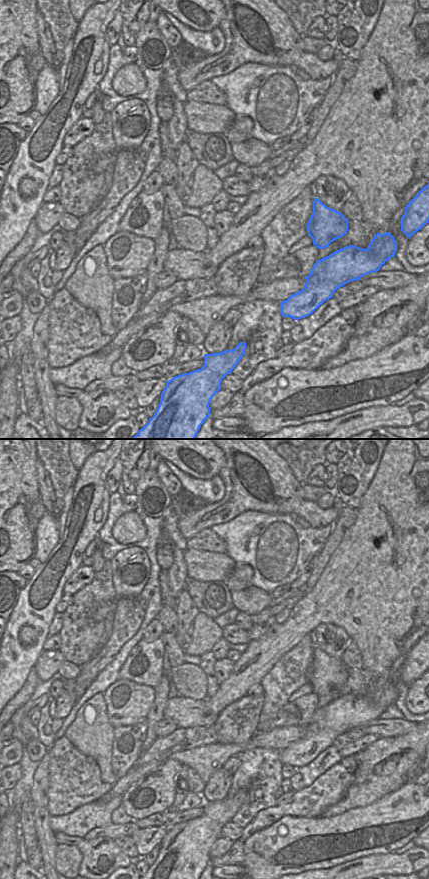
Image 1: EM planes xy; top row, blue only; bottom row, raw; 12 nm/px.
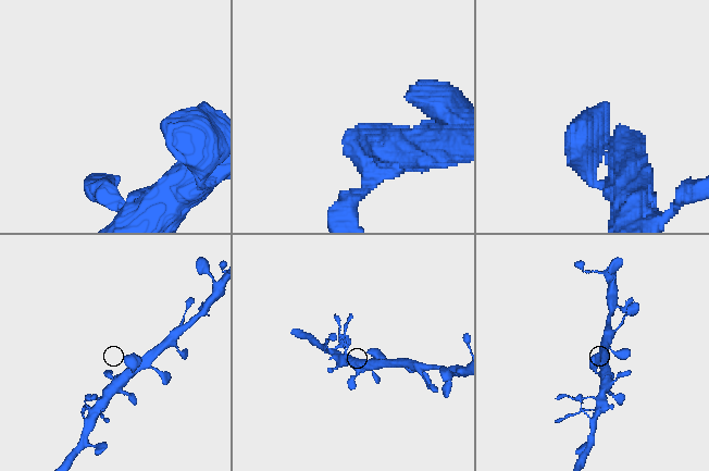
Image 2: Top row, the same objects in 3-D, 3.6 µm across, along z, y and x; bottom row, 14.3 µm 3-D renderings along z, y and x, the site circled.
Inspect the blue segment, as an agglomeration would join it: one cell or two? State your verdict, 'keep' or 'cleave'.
keep

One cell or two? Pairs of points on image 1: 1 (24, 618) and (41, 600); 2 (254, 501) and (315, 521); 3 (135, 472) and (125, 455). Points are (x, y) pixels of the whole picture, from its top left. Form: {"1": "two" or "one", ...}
{"1": "one", "2": "one", "3": "one"}

